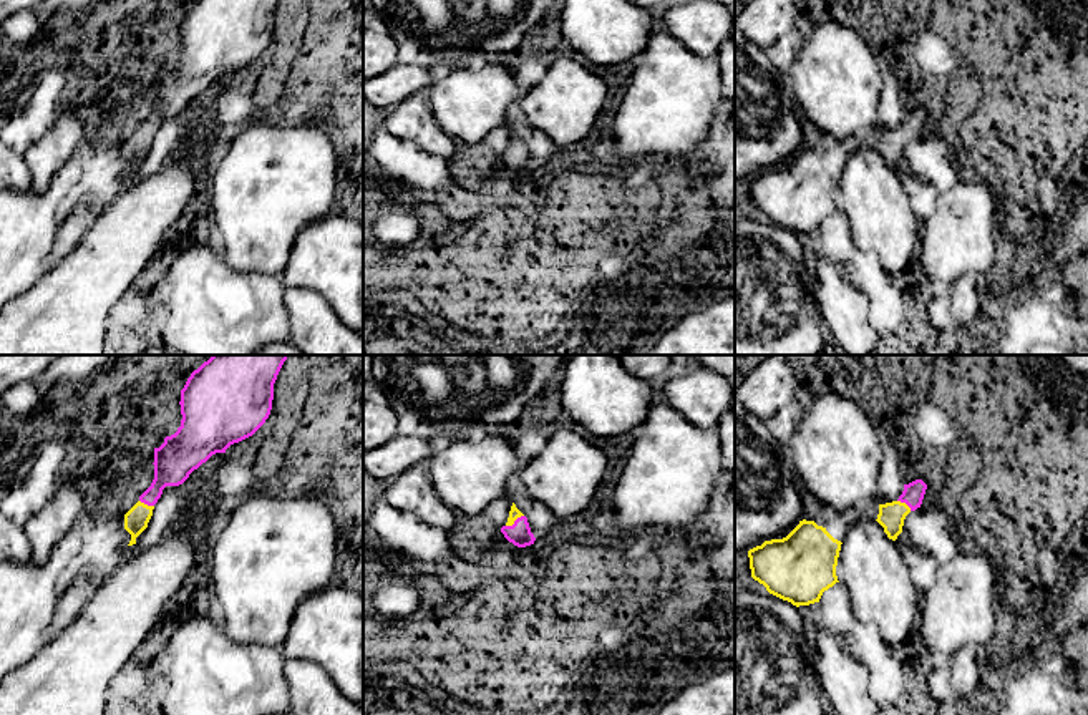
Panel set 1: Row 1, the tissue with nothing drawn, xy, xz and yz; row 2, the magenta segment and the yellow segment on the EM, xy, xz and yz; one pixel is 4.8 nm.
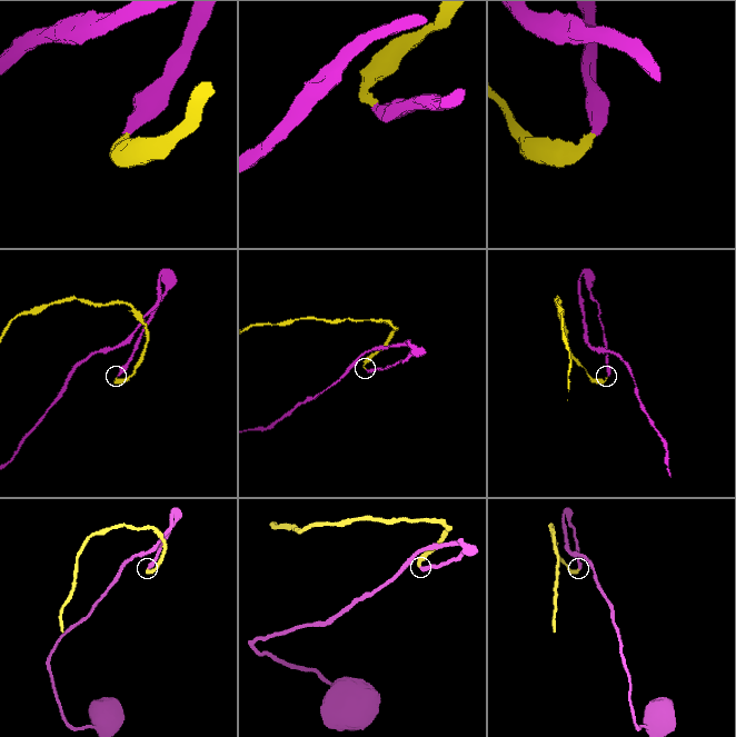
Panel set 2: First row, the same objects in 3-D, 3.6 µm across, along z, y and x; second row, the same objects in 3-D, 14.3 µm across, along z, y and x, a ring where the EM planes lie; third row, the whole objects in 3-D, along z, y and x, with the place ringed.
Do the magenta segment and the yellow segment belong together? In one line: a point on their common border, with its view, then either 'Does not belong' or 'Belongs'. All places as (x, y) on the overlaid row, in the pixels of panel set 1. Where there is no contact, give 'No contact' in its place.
Touches magenta at xz (514, 521). Belongs

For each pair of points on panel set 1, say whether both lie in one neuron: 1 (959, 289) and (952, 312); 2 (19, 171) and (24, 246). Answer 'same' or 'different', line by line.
1: same
2: different

